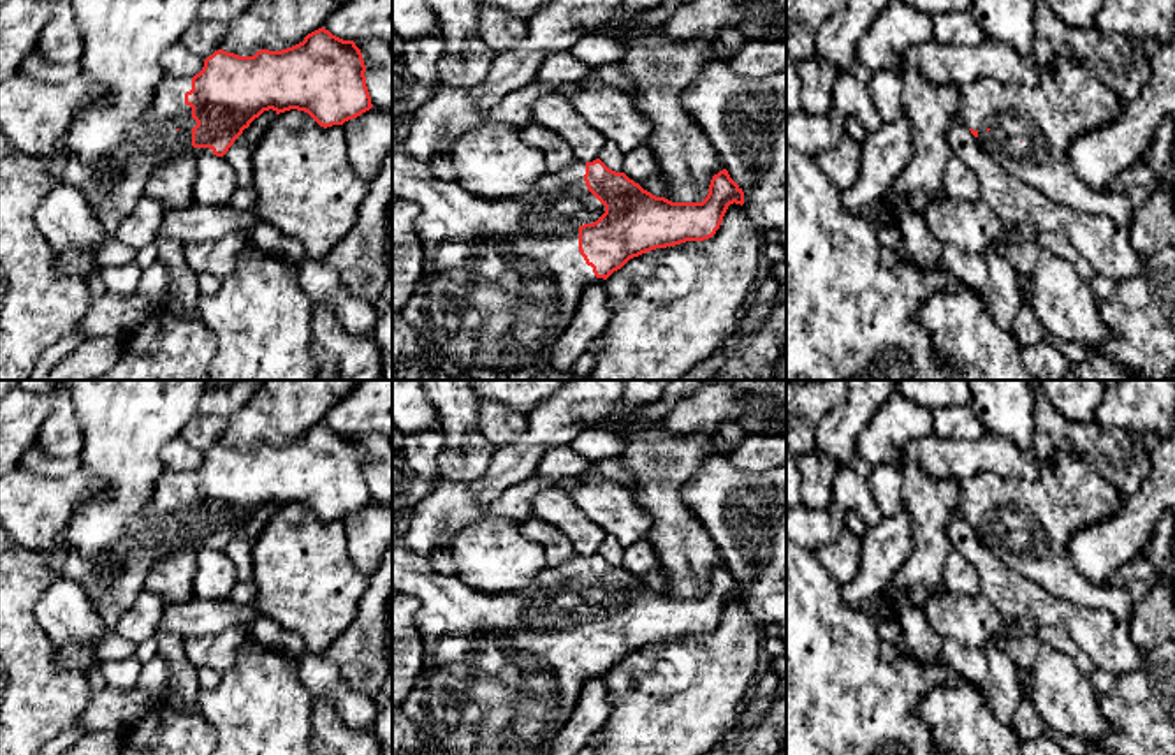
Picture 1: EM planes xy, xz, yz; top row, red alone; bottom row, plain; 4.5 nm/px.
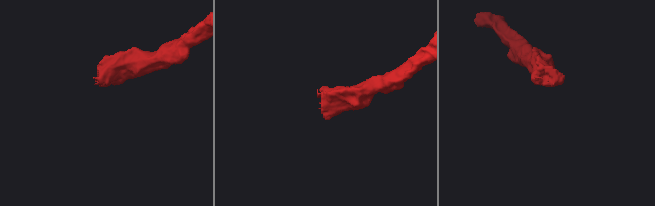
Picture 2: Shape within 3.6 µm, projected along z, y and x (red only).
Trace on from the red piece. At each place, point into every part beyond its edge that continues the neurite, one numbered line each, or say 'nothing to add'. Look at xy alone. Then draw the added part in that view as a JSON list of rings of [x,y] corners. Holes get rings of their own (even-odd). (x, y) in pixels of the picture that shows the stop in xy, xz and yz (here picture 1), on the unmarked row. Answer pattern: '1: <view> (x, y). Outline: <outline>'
1: xy (153, 532). Outline: [[[162,472],[151,500],[130,521],[128,533],[116,542],[121,570],[114,575],[79,556],[65,540],[67,554],[60,577],[84,586],[93,609],[109,628],[134,605],[158,558],[176,551],[213,549],[209,542],[192,540],[192,523],[197,516],[192,512],[192,502],[185,498],[185,487],[190,484],[192,472]]]

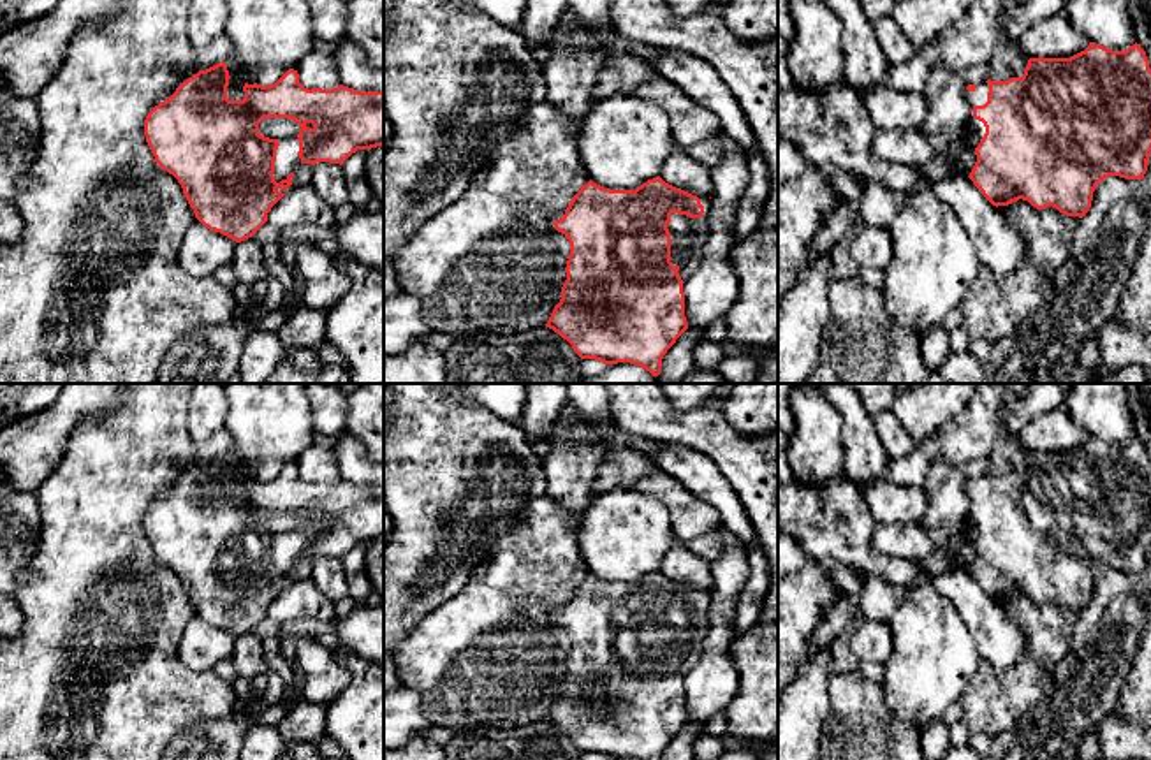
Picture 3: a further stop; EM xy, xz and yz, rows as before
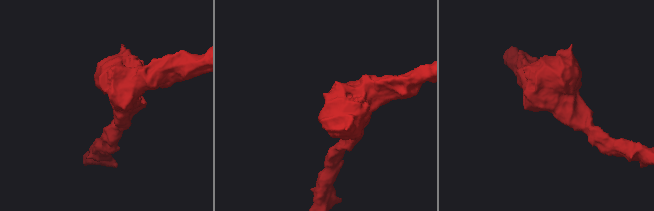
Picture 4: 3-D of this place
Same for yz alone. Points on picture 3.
1: yz (979, 491). Outline: [[[986,475],[979,477],[973,486],[966,484],[966,494],[968,494],[970,501],[971,501],[971,521],[973,521],[973,526],[977,530],[977,535],[979,535],[977,540],[980,538],[980,533],[986,528],[986,521],[984,521],[982,515],[973,512],[973,501],[975,500],[984,500],[987,496],[987,486],[989,486],[989,479]]]

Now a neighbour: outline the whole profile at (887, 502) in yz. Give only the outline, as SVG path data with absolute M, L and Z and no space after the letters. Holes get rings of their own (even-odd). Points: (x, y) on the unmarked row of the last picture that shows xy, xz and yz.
M871 484L864 500L876 522L919 522L926 514L926 494L917 486Z

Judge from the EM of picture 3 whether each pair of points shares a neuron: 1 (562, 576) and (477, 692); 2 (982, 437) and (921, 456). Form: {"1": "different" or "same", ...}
{"1": "same", "2": "same"}

